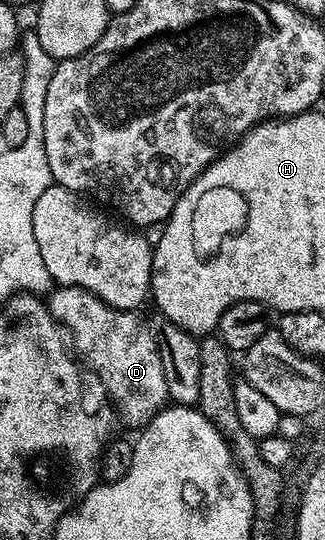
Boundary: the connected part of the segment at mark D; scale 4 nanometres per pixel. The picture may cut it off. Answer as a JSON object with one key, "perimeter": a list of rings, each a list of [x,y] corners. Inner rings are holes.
{"perimeter":[[[57,285],[47,295],[46,305],[52,319],[70,335],[71,349],[82,362],[84,357],[83,365],[88,365],[100,377],[126,425],[143,428],[159,410],[169,405],[166,372],[162,372],[156,331],[139,318],[139,313],[115,310],[94,296],[94,292],[86,292],[77,286]]]}

